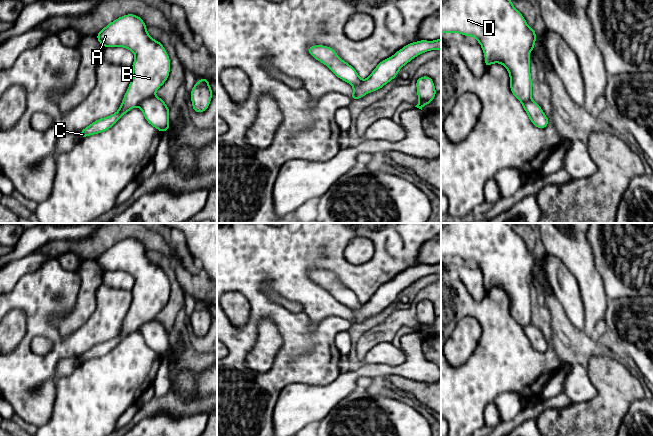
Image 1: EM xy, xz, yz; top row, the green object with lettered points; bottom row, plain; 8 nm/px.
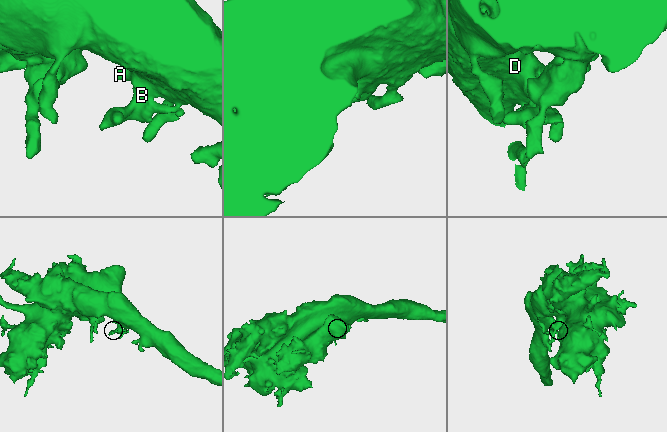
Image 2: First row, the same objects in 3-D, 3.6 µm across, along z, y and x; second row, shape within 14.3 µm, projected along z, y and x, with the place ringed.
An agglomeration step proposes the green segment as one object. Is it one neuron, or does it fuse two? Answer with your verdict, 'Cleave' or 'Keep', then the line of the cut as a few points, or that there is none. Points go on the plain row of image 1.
Cleave. Split along xy (153, 319), (143, 323), (137, 329)

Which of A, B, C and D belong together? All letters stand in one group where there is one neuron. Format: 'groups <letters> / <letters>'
groups A B D / C

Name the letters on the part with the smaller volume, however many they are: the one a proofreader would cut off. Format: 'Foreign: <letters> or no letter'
Foreign: C

